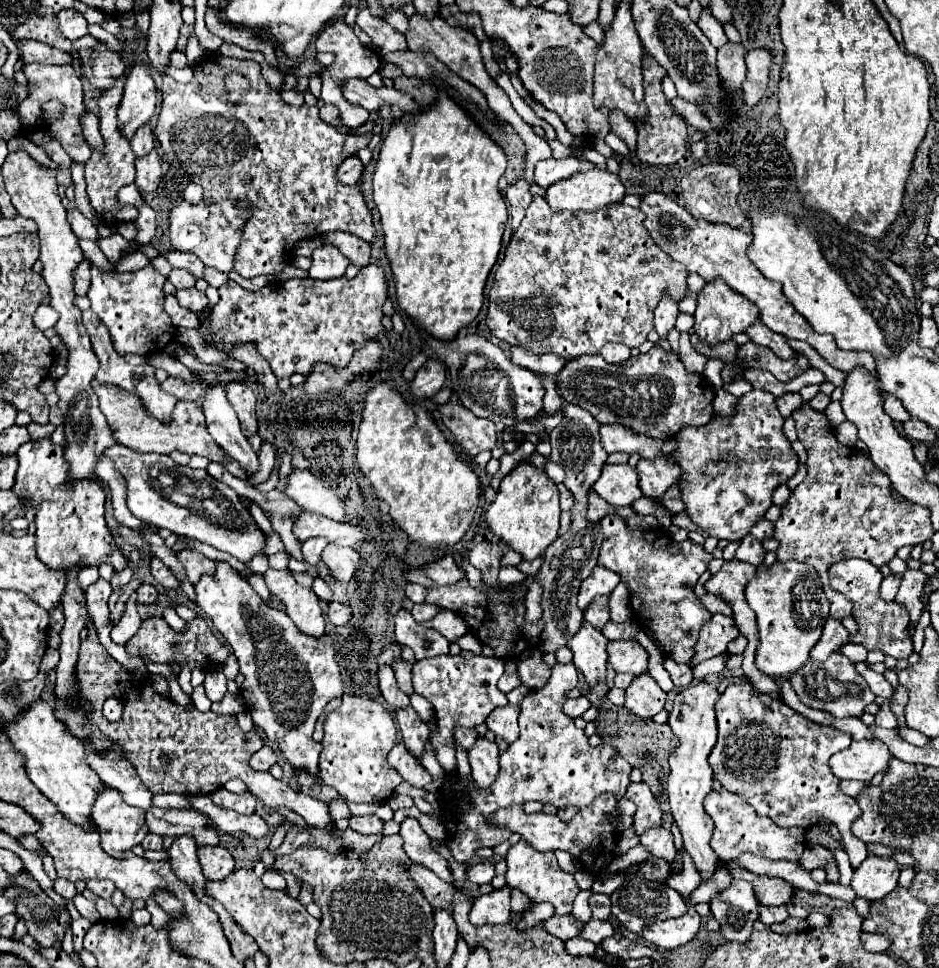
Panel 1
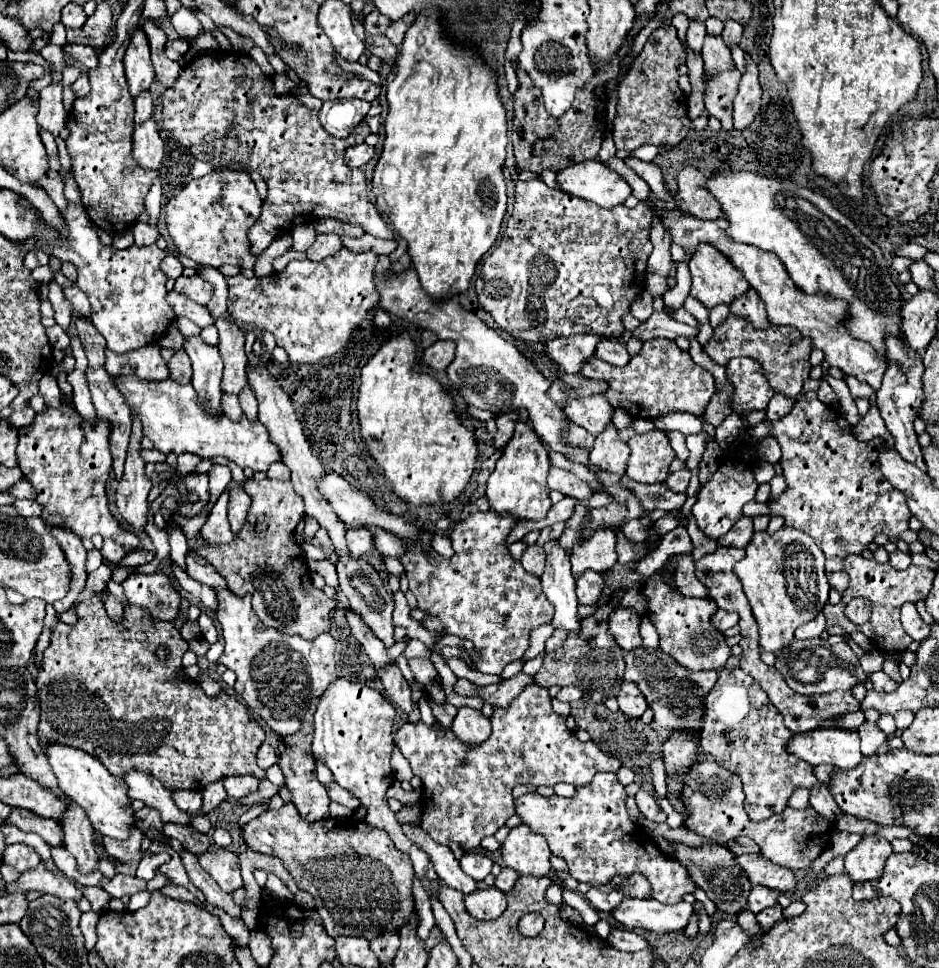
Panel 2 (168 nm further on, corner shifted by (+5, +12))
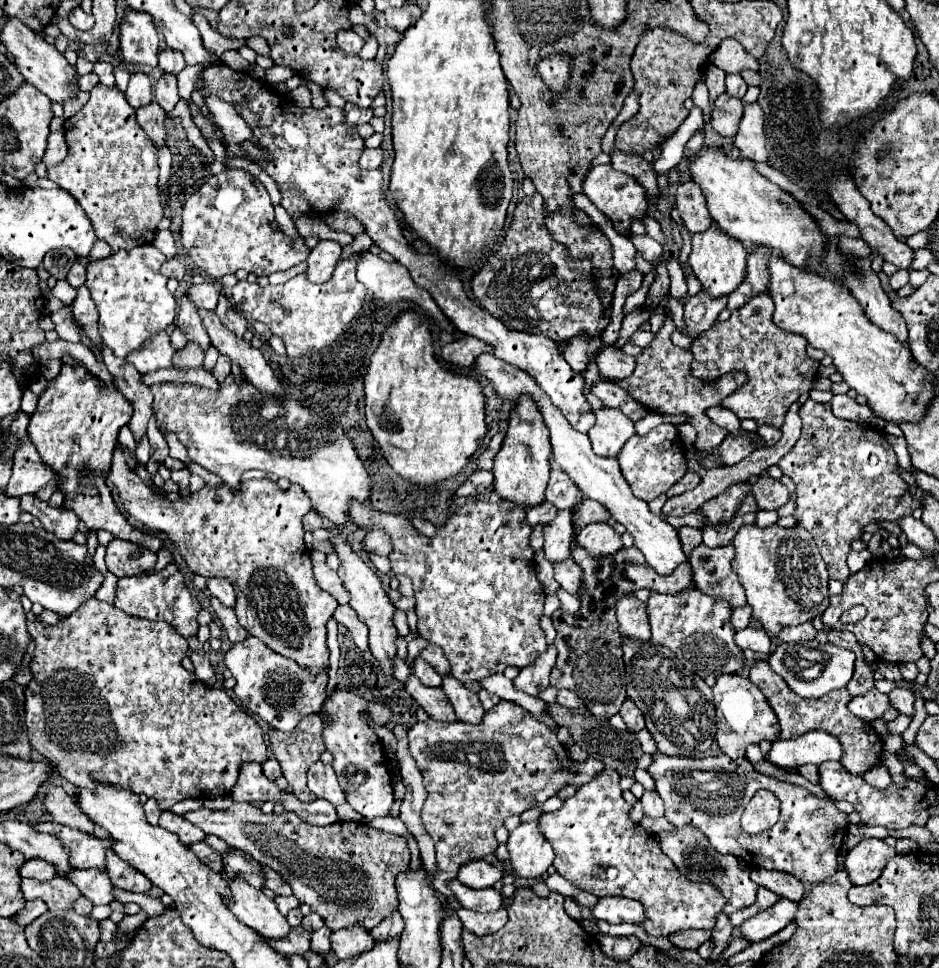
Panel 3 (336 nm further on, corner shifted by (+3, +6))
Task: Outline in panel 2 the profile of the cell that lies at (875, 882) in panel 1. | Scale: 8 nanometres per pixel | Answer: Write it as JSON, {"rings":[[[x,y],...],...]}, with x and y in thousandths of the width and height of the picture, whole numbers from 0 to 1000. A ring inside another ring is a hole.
{"rings":[[[920,864],[899,886],[907,911],[924,911],[939,905],[939,895],[950,882],[950,872],[937,864]]]}

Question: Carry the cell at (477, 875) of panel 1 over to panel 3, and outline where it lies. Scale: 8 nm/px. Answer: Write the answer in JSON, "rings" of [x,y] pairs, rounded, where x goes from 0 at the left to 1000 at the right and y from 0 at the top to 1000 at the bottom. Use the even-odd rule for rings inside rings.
{"rings":[[[503,888],[488,901],[488,909],[501,917],[520,917],[535,907],[535,899],[518,888]]]}

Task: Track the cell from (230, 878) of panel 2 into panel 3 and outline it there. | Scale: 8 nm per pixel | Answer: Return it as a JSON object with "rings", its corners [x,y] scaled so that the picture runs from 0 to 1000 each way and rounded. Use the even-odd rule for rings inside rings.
{"rings":[[[258,905],[241,907],[241,911],[245,919],[245,930],[241,934],[258,955],[292,971],[302,969],[309,963],[309,955],[296,942],[290,928],[266,915]]]}

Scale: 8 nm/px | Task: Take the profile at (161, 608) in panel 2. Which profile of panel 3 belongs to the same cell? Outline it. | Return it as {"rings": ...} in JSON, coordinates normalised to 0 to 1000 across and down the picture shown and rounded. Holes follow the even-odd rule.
{"rings":[[[179,583],[175,589],[164,591],[164,593],[155,591],[155,593],[147,593],[147,595],[128,597],[121,626],[132,630],[138,636],[149,636],[149,638],[158,638],[158,640],[175,640],[175,643],[183,645],[196,659],[209,655],[209,651],[211,651],[209,634],[215,628],[213,620],[198,607],[196,597],[185,583]]]}

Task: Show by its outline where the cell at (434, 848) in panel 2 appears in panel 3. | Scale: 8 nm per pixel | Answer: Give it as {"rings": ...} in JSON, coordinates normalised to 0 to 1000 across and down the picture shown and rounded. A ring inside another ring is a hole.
{"rings":[[[479,909],[477,917],[483,921],[486,930],[501,940],[507,942],[524,942],[528,938],[535,936],[535,924],[530,924],[526,917],[515,917],[515,919],[505,919],[505,917],[496,917],[494,913],[490,913],[490,909]]]}

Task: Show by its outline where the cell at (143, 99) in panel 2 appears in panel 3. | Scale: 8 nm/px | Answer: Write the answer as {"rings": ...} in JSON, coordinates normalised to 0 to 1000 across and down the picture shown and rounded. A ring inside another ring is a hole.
{"rings":[[[141,76],[136,93],[134,93],[134,101],[136,101],[136,107],[141,112],[145,112],[145,114],[151,112],[151,110],[158,110],[162,105],[160,79],[155,79],[155,76]]]}

